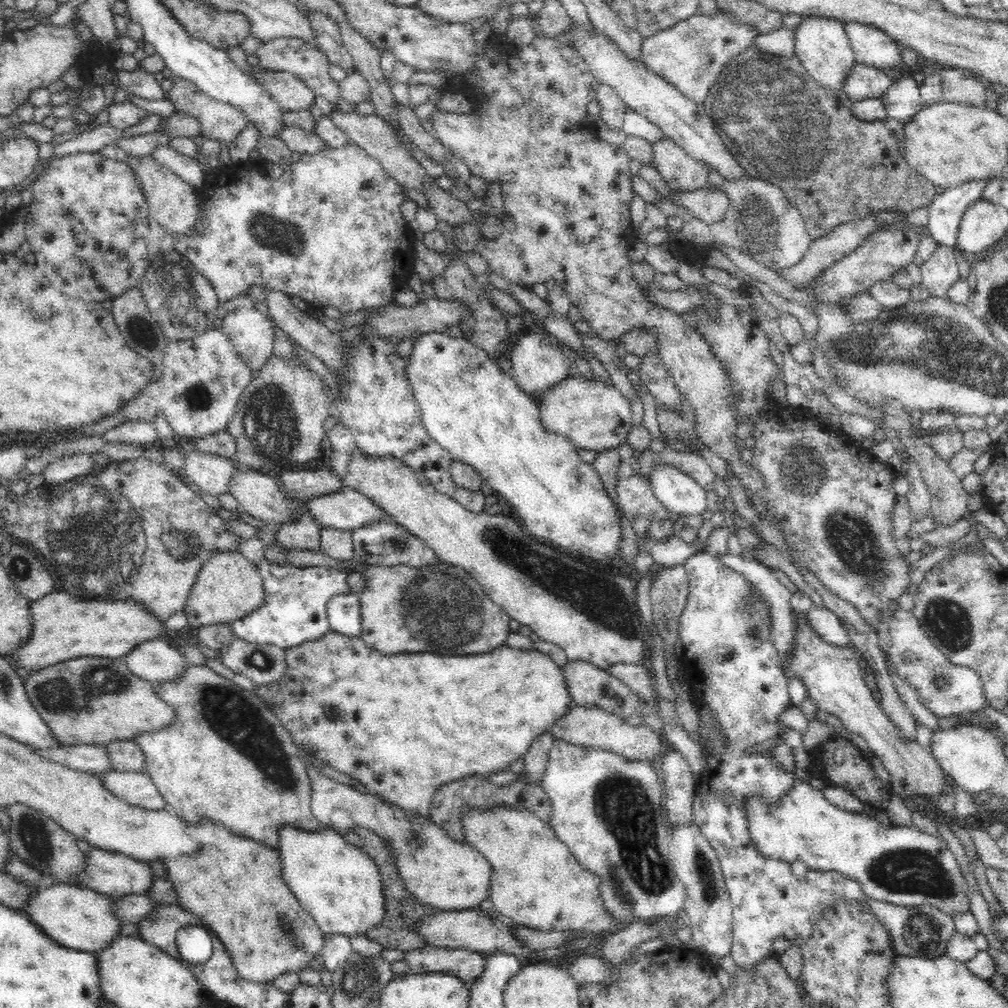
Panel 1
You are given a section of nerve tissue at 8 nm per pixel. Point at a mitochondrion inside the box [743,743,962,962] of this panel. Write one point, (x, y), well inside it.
(911, 870)

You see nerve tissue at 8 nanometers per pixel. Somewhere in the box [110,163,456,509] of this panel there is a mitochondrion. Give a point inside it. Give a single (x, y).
(270, 426)

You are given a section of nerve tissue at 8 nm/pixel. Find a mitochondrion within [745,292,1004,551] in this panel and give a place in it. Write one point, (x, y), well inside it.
(803, 470)

